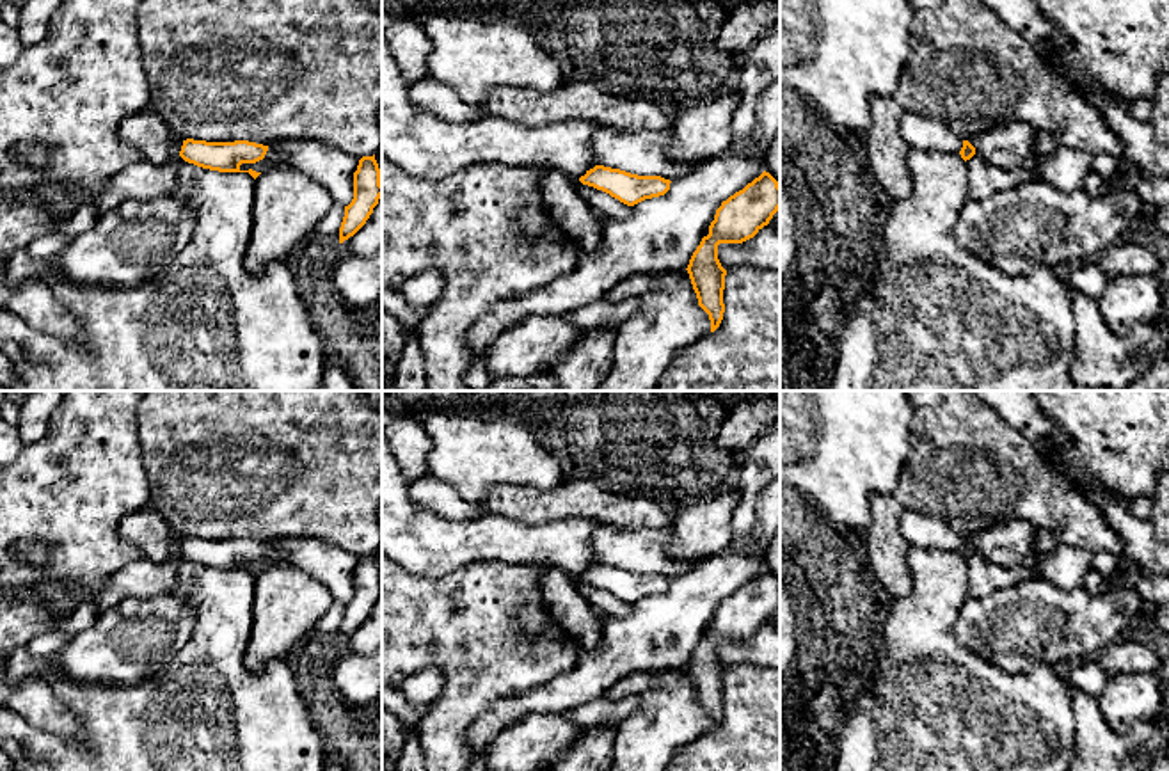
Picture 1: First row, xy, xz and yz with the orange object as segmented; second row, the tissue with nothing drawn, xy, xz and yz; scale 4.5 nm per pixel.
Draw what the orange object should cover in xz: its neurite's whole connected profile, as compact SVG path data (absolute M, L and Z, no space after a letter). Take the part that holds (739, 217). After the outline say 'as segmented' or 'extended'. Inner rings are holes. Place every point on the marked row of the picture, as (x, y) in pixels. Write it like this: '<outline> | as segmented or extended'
M766 171L716 210L709 234L702 238L686 268L698 306L709 314L711 332L720 327L725 313L723 290L727 270L718 259L718 245L743 243L753 238L778 210L780 185Z | as segmented

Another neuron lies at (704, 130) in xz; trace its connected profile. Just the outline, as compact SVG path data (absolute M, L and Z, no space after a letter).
M728 92L711 101L675 110L668 158L693 169L707 160L723 156L734 140L737 105L737 92Z

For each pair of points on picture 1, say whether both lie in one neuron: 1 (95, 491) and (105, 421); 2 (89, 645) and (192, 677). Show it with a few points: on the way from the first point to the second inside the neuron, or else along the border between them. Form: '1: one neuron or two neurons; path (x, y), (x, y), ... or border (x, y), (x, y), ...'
1: one neuron; path (95, 473), (95, 439)
2: two neurons; border (173, 658), (150, 677)

